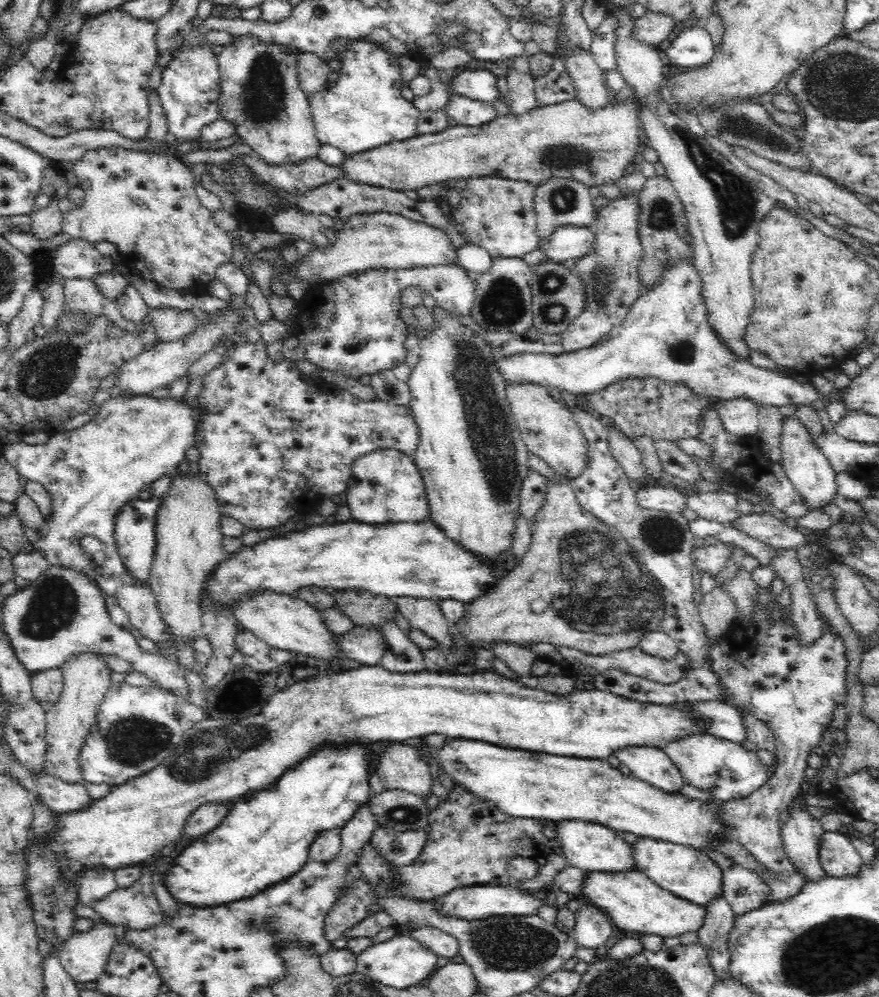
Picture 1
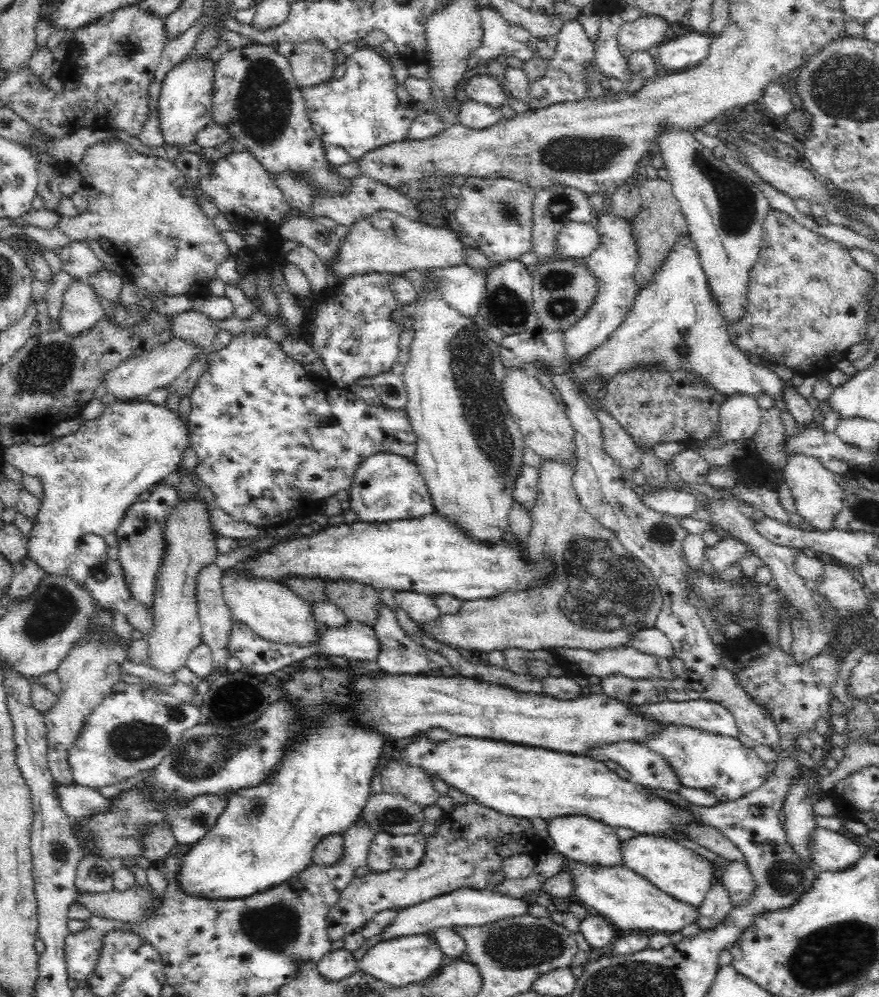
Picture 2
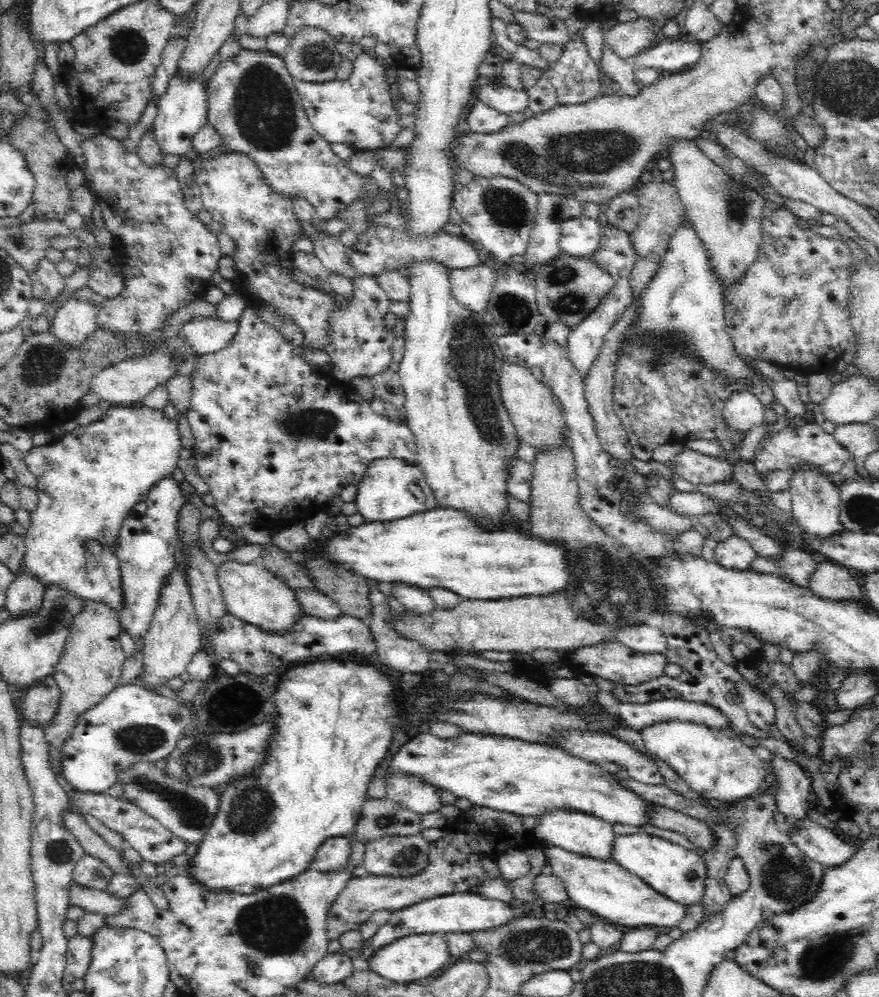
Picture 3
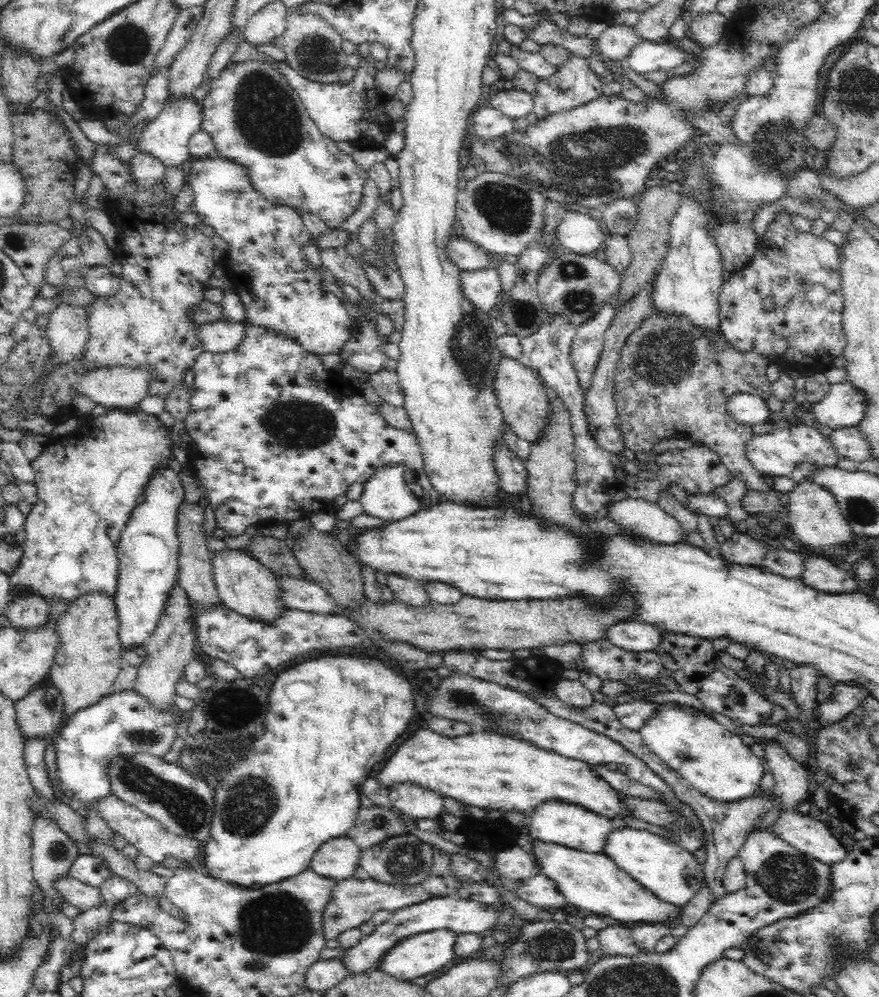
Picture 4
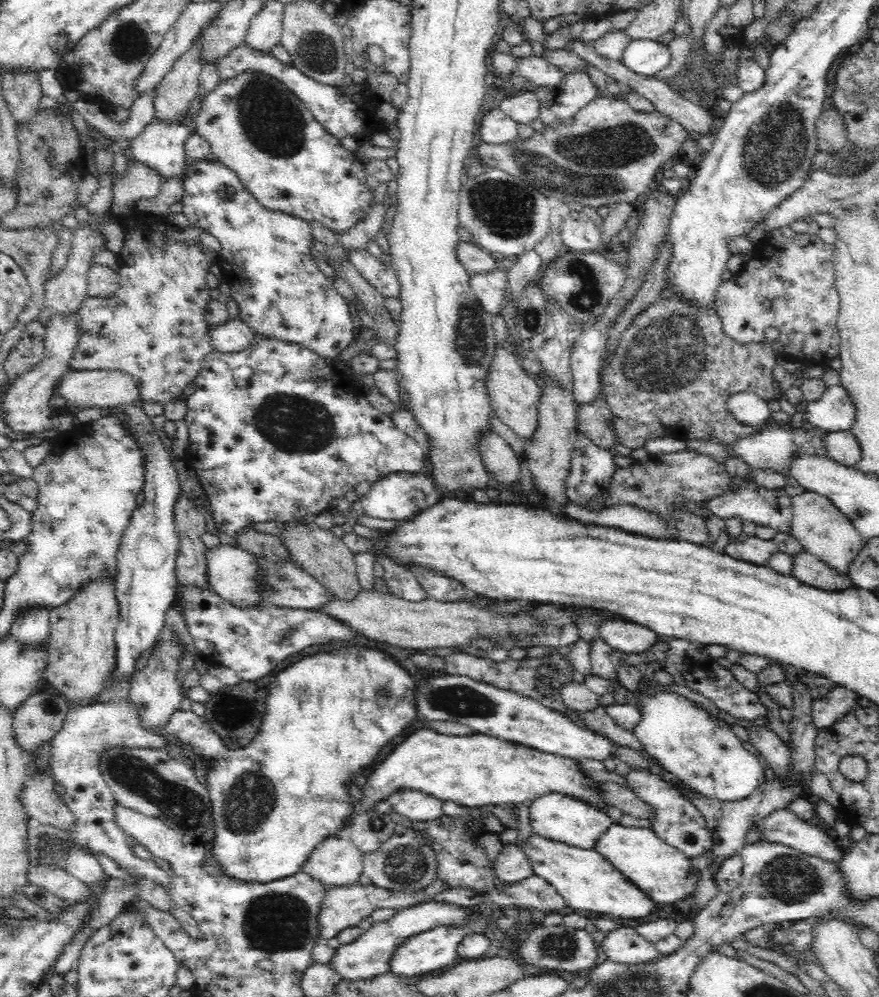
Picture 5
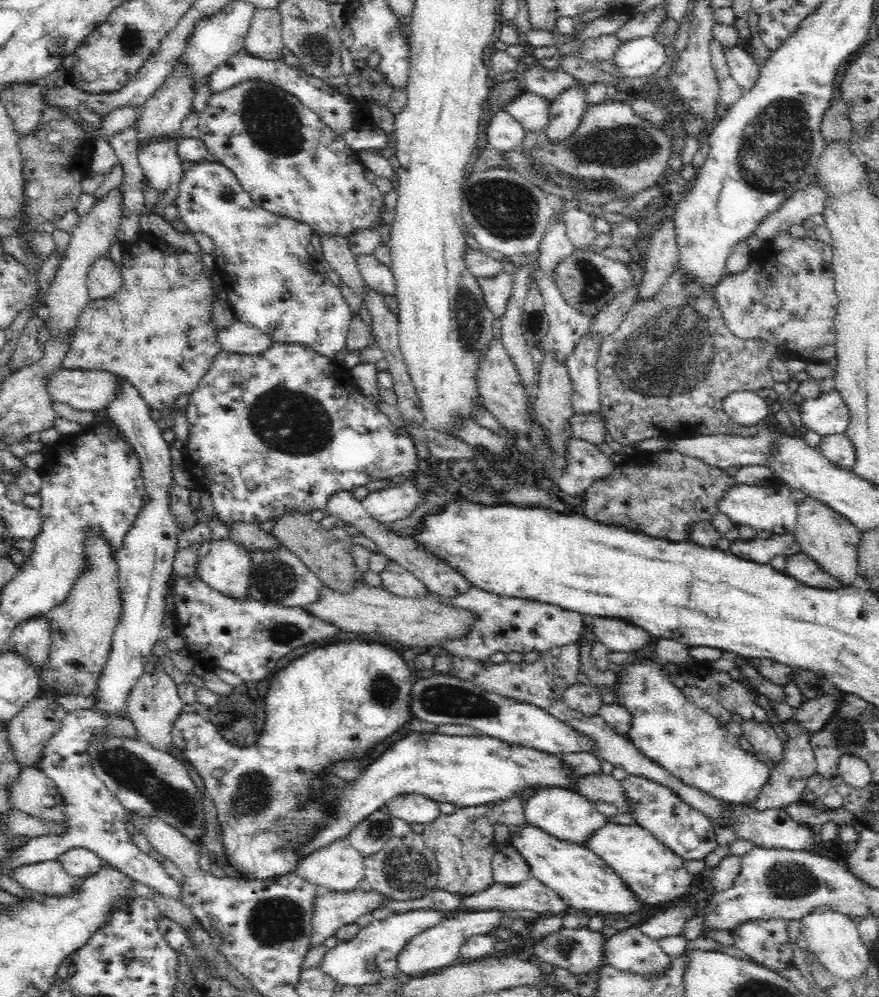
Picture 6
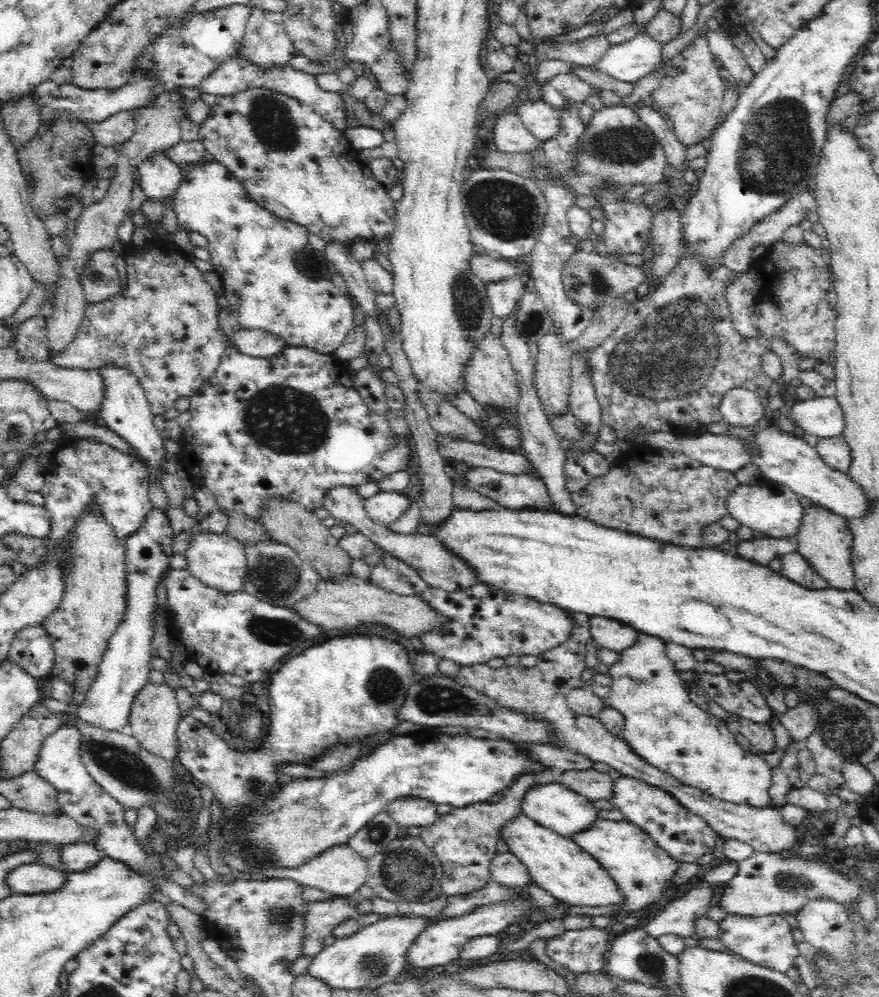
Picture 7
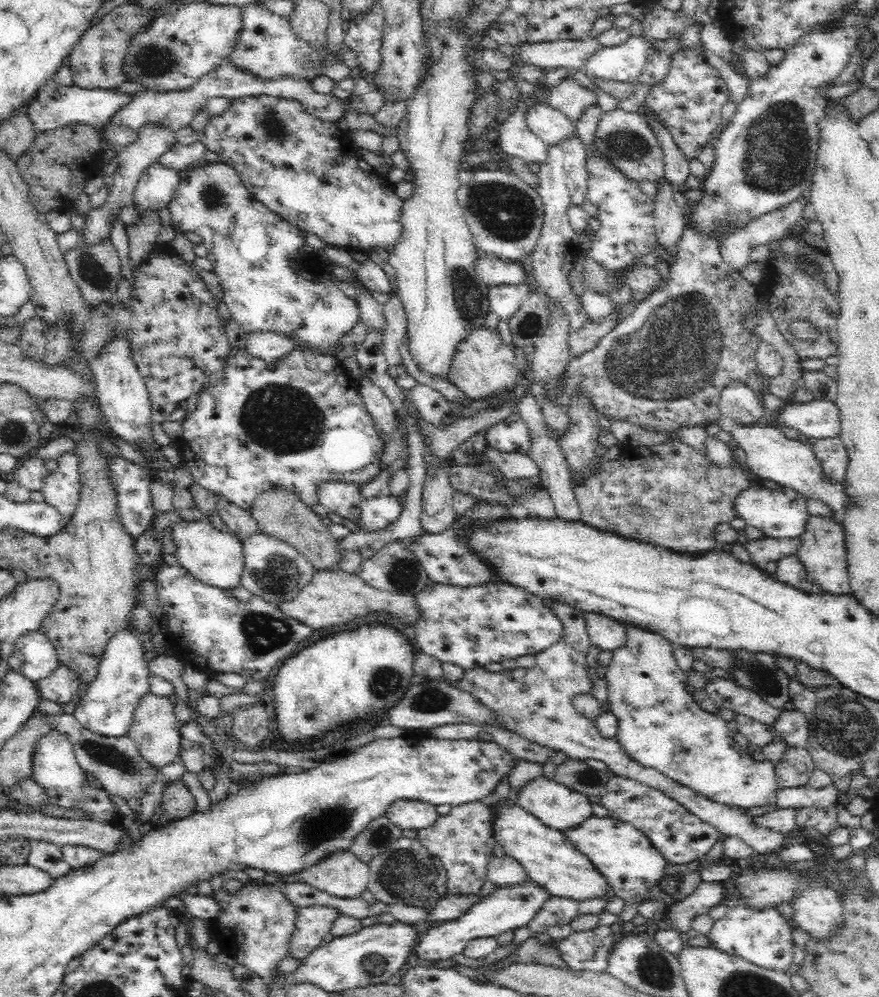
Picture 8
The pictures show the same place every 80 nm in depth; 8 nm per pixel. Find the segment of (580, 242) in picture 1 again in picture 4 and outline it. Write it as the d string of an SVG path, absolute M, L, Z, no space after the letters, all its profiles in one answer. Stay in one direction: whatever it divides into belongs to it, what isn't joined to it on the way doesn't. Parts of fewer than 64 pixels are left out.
M568 210L556 226L556 236L563 251L586 256L601 253L606 233L591 216Z

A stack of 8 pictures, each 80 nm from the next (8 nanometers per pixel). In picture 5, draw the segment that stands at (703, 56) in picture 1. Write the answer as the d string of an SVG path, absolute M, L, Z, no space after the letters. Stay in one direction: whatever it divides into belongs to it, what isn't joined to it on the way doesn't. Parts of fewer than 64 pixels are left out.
M634 39L623 48L620 61L638 76L654 77L668 67L670 60L667 45L657 40Z

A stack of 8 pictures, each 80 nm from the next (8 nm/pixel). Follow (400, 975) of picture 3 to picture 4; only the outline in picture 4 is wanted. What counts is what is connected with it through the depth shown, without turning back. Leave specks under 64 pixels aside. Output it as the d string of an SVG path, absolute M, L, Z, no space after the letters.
M438 929L426 931L411 937L403 938L382 960L382 971L394 976L399 981L420 981L426 974L440 970L445 964L454 960L454 944L456 944L458 933L454 930Z

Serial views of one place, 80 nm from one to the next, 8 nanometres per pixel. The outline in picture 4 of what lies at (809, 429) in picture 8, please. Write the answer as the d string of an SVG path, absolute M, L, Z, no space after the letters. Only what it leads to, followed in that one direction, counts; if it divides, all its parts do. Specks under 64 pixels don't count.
M849 382L831 384L822 401L810 407L806 419L818 426L838 430L857 426L863 413L862 395L858 395Z

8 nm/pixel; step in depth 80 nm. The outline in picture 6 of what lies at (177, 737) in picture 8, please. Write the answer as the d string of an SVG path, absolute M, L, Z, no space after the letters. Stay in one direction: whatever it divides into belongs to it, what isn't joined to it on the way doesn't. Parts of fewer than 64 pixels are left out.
M158 663L155 664L155 667L154 672L145 673L130 692L125 716L134 725L138 739L142 739L152 748L164 754L172 755L175 745L171 733L178 715L183 712L183 704L178 696L177 684Z

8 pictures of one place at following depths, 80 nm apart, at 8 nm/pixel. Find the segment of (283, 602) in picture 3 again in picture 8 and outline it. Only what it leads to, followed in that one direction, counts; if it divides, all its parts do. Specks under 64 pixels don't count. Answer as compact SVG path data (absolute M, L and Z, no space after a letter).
M180 520L167 529L167 536L176 546L176 558L192 576L222 590L240 586L245 565L244 542L230 532L222 532L212 526L210 520Z

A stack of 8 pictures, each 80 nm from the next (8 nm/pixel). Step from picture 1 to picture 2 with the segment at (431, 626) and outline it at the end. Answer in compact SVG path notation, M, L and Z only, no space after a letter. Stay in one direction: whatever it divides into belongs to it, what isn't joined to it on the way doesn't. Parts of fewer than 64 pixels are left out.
M393 592L396 605L417 623L432 622L441 614L431 596L416 592Z

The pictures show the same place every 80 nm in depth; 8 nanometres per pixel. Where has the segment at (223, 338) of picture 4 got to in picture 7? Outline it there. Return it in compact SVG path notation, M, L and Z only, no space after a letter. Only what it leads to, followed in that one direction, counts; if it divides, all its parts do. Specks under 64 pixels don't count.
M240 328L238 334L229 337L229 345L254 358L274 357L288 348L288 343L274 333L245 328Z

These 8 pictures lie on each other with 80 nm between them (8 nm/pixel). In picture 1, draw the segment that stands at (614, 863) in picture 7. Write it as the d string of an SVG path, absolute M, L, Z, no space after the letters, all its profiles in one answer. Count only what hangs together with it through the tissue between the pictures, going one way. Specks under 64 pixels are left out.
M639 837L638 842L629 844L633 868L646 874L654 885L671 892L674 896L696 904L707 905L713 896L722 893L722 871L708 855L691 846L672 841Z

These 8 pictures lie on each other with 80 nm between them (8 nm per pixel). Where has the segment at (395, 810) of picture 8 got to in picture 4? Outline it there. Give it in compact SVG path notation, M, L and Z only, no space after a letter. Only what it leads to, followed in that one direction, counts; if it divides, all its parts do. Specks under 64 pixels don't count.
M411 784L392 786L392 792L398 792L398 798L390 799L390 806L414 820L434 820L444 812L444 800L435 792Z

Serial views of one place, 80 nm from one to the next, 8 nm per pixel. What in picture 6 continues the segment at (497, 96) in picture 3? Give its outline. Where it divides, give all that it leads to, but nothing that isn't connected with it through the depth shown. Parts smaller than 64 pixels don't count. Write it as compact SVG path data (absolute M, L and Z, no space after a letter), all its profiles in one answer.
M524 92L510 103L504 111L508 112L524 129L534 134L546 132L550 127L549 102L532 92Z

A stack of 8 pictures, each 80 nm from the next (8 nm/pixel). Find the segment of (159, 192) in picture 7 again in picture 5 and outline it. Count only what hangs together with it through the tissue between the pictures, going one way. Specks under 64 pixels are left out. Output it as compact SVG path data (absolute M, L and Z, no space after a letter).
M184 117L173 126L152 122L139 138L131 141L132 153L138 163L150 168L166 183L183 177L184 142L188 136L190 131L184 125Z

